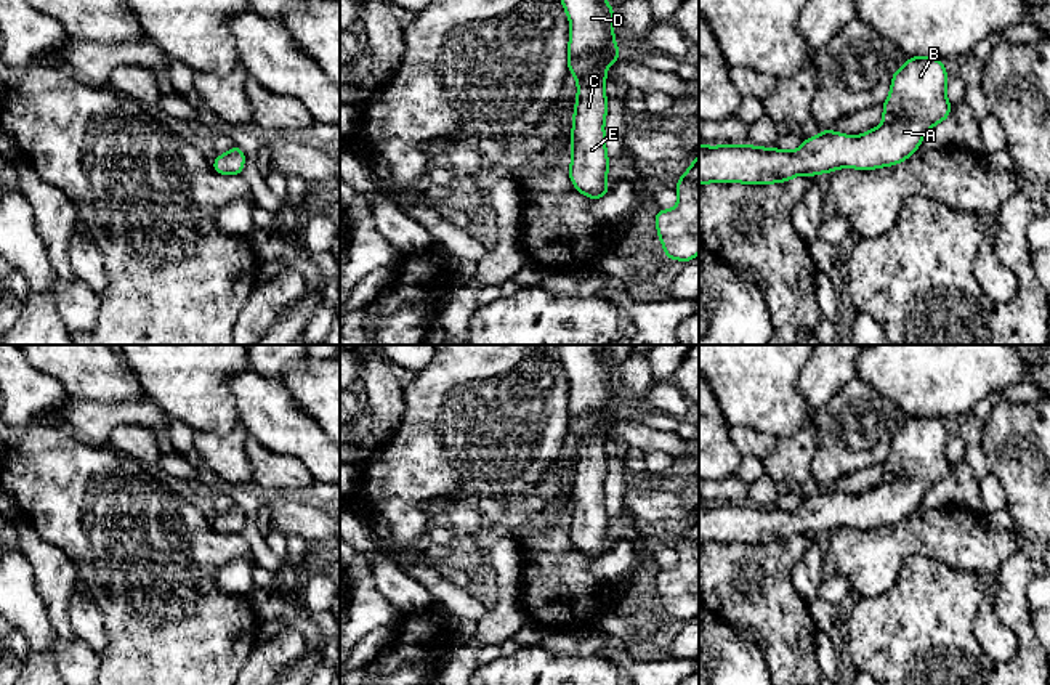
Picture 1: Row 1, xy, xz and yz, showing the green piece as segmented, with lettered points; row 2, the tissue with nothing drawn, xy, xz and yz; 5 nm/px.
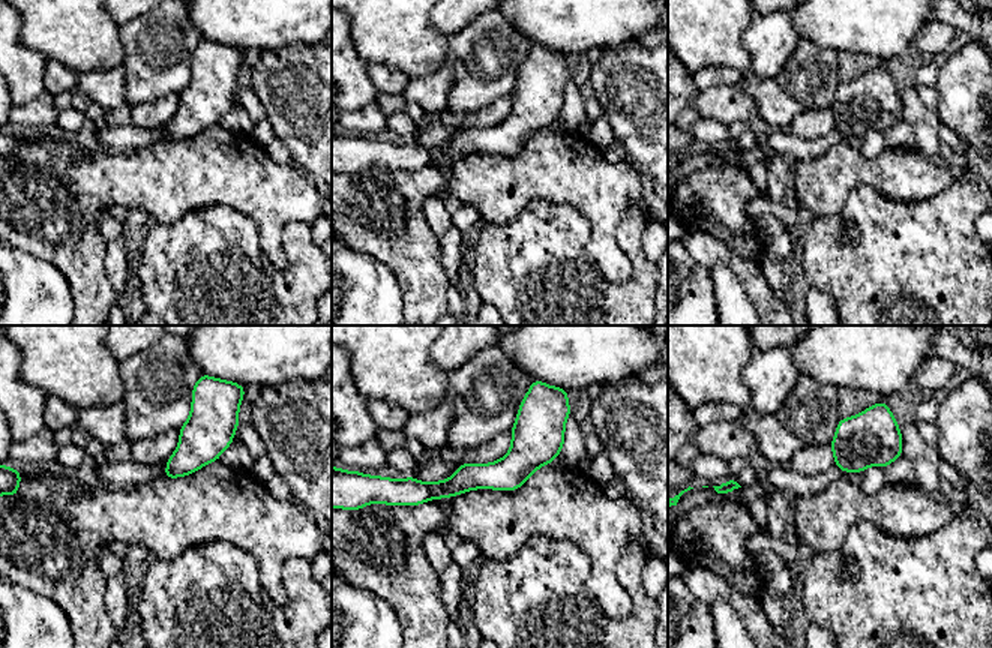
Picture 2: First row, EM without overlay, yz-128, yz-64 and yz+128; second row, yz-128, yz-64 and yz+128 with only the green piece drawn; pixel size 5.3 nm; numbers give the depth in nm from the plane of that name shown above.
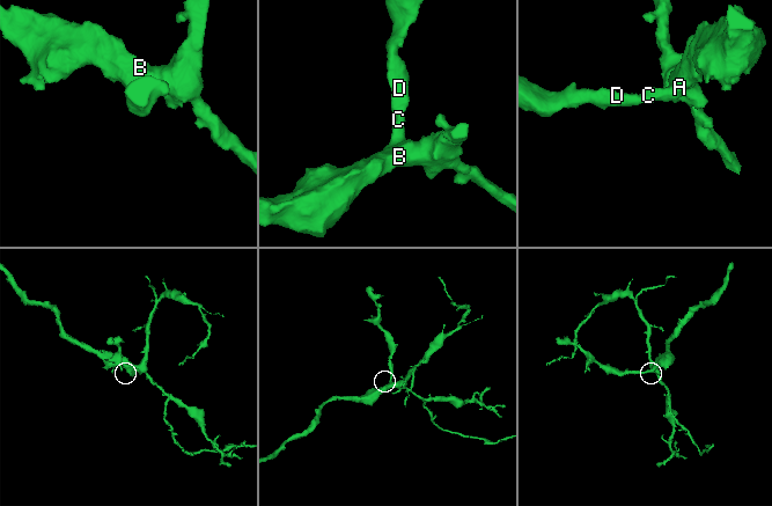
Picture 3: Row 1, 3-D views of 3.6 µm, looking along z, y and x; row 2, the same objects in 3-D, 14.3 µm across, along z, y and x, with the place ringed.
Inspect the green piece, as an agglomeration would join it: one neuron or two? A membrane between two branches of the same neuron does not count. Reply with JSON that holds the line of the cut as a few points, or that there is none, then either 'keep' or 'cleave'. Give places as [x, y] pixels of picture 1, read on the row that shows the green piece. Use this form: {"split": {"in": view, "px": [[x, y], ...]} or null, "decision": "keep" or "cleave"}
{"split": null, "decision": "keep"}

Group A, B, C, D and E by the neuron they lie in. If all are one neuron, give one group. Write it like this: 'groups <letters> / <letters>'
groups A B C D E

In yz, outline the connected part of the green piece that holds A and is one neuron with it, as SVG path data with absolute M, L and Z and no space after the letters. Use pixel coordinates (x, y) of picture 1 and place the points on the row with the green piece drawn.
M907 58L901 69L895 69L890 95L882 104L882 124L859 136L821 130L818 136L805 138L797 151L699 144L699 184L769 184L843 167L874 170L896 165L917 151L931 127L951 116L947 80L943 59Z

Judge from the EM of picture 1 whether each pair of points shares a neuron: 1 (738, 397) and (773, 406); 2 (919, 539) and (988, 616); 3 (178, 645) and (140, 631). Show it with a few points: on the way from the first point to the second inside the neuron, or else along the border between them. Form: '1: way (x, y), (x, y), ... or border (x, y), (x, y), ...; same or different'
1: way (746, 397), (765, 398); same
2: way (946, 539), (951, 539), (988, 576), (988, 589); same
3: way (169, 636), (149, 631); same

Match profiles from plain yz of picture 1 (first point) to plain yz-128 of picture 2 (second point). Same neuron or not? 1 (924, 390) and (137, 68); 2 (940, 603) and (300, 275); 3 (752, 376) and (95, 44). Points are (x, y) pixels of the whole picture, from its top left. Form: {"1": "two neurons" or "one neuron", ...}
{"1": "two neurons", "2": "one neuron", "3": "one neuron"}

